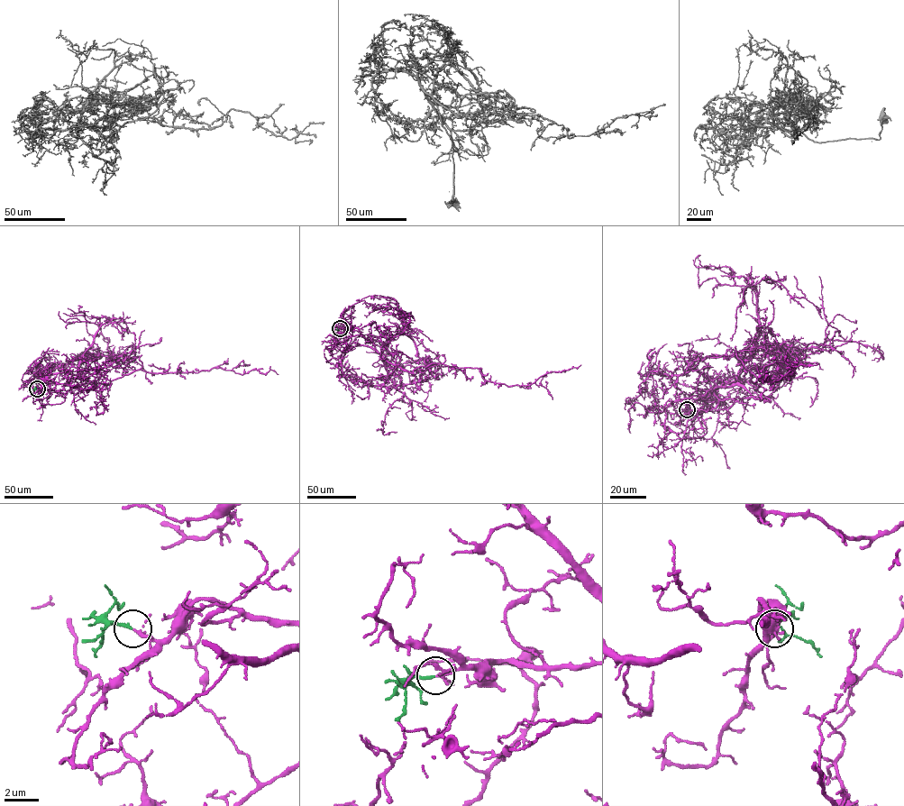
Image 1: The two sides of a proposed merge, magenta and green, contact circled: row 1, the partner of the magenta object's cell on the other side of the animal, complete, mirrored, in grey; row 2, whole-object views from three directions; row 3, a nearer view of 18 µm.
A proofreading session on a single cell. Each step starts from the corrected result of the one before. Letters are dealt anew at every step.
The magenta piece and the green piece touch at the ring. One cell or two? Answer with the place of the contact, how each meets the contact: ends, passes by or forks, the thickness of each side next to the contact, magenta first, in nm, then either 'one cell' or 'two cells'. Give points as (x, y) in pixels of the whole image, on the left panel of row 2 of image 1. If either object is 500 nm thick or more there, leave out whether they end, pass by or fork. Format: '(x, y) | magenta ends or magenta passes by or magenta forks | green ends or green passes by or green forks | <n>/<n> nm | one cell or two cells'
(37, 389) | magenta passes by | green ends | 160/180 nm | one cell

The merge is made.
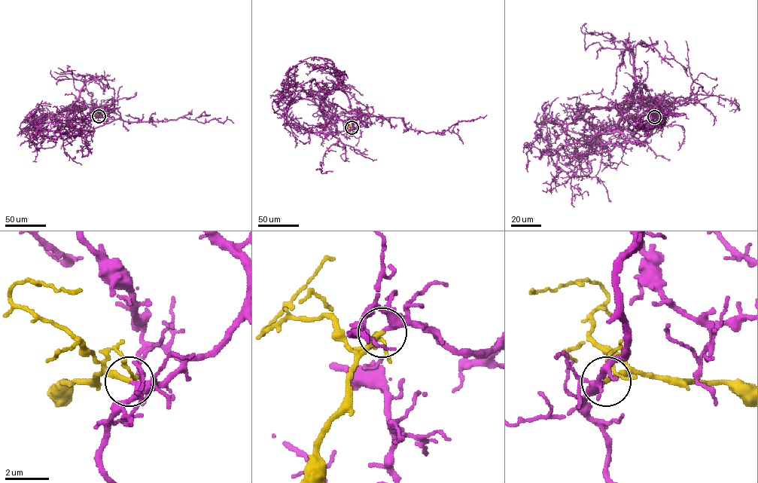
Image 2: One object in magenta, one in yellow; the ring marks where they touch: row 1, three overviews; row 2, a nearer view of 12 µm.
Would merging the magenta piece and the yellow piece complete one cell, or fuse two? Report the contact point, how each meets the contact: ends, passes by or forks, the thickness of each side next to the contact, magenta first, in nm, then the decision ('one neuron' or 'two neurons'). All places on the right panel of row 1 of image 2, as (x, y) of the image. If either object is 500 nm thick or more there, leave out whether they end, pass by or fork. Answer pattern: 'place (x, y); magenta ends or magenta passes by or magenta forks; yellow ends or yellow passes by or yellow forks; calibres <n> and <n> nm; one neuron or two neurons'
place (654, 117); magenta passes by; yellow ends; calibres 260 and 240 nm; one neuron

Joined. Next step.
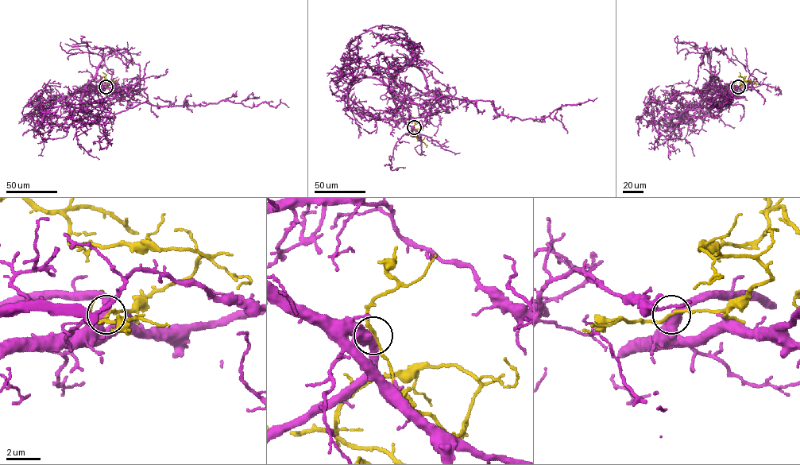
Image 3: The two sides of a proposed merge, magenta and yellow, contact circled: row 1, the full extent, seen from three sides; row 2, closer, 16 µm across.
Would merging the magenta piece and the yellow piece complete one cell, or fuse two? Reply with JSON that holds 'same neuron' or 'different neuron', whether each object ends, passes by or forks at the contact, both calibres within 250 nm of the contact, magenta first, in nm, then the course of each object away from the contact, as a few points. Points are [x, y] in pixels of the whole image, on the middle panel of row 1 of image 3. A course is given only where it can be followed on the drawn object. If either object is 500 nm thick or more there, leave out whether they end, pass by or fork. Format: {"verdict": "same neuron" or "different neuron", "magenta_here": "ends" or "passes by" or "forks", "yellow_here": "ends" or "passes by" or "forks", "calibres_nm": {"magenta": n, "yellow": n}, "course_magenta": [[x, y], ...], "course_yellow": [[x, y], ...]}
{"verdict": "different neuron", "calibres_nm": {"magenta": 500, "yellow": 150}, "course_magenta": [[414, 127], [404, 119], [451, 96], [489, 101], [497, 114], [522, 120], [597, 97]], "course_yellow": [[414, 127], [419, 133], [420, 129], [413, 129], [411, 133], [420, 139], [414, 135], [412, 137]]}

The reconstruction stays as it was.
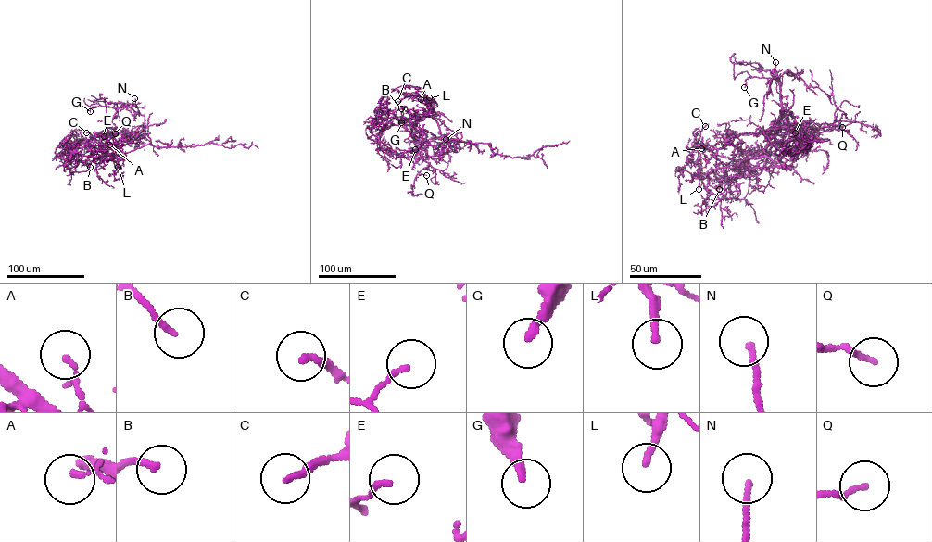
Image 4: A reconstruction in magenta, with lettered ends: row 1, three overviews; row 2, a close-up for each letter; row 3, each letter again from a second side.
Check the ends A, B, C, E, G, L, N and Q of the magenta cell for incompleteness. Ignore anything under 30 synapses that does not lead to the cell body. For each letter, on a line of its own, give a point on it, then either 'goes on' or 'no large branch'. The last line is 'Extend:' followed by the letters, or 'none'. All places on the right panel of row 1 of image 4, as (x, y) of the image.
A: at (701, 148); no large branch
B: at (719, 189); goes on
C: at (705, 126); goes on
E: at (795, 132); no large branch
G: at (744, 87); no large branch
L: at (698, 189); goes on
N: at (775, 62); no large branch
Q: at (842, 127); no large branch
Extend: B, C, L

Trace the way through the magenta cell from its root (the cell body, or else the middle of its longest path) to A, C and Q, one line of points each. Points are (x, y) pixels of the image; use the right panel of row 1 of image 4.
A: (789, 143), (775, 152), (790, 169), (780, 168), (766, 157), (748, 157), (730, 144), (718, 148), (701, 148)
C: (789, 143), (775, 151), (788, 169), (766, 157), (748, 157), (730, 144), (718, 148), (694, 147), (705, 126)
Q: (789, 143), (787, 131), (789, 124), (817, 128), (839, 119), (842, 127)

